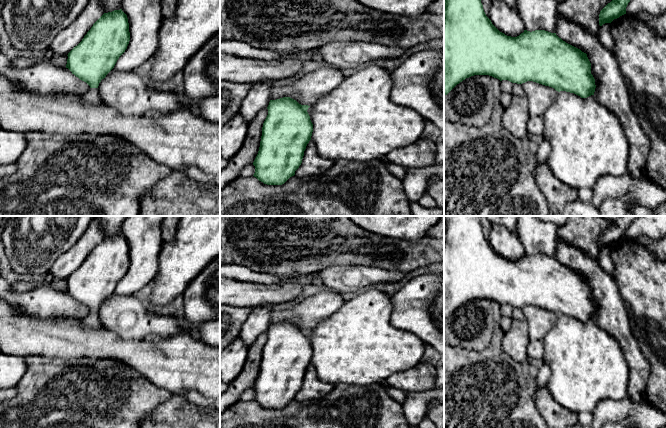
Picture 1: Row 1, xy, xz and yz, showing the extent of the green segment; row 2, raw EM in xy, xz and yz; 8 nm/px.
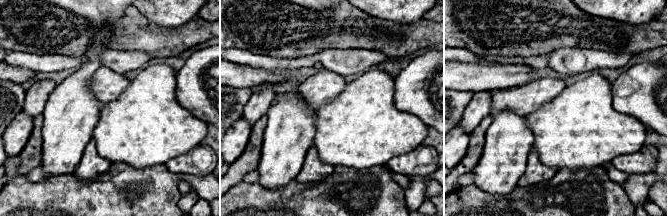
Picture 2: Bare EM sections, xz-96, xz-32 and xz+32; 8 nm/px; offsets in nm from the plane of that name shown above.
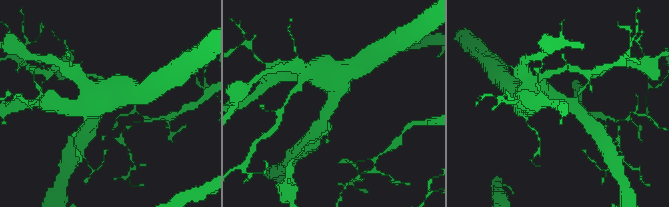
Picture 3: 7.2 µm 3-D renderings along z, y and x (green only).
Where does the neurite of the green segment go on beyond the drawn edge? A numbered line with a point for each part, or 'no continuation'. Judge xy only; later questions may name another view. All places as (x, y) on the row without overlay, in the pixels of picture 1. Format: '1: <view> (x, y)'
1: xy (92, 321)

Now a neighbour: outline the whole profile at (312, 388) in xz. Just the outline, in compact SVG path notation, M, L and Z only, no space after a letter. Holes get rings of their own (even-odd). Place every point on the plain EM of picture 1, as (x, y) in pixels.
M310 364L304 375L302 387L295 395L295 400L302 402L320 399L330 393L333 388L333 384L323 382L318 378L315 367Z

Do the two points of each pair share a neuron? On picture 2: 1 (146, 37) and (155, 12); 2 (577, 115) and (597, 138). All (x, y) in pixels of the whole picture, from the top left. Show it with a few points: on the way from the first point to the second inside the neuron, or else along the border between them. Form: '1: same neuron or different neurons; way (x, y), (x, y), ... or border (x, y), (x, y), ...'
1: different neurons; border (138, 10), (148, 19), (159, 24), (175, 26)
2: same neuron; way (581, 121), (581, 124), (591, 133)

